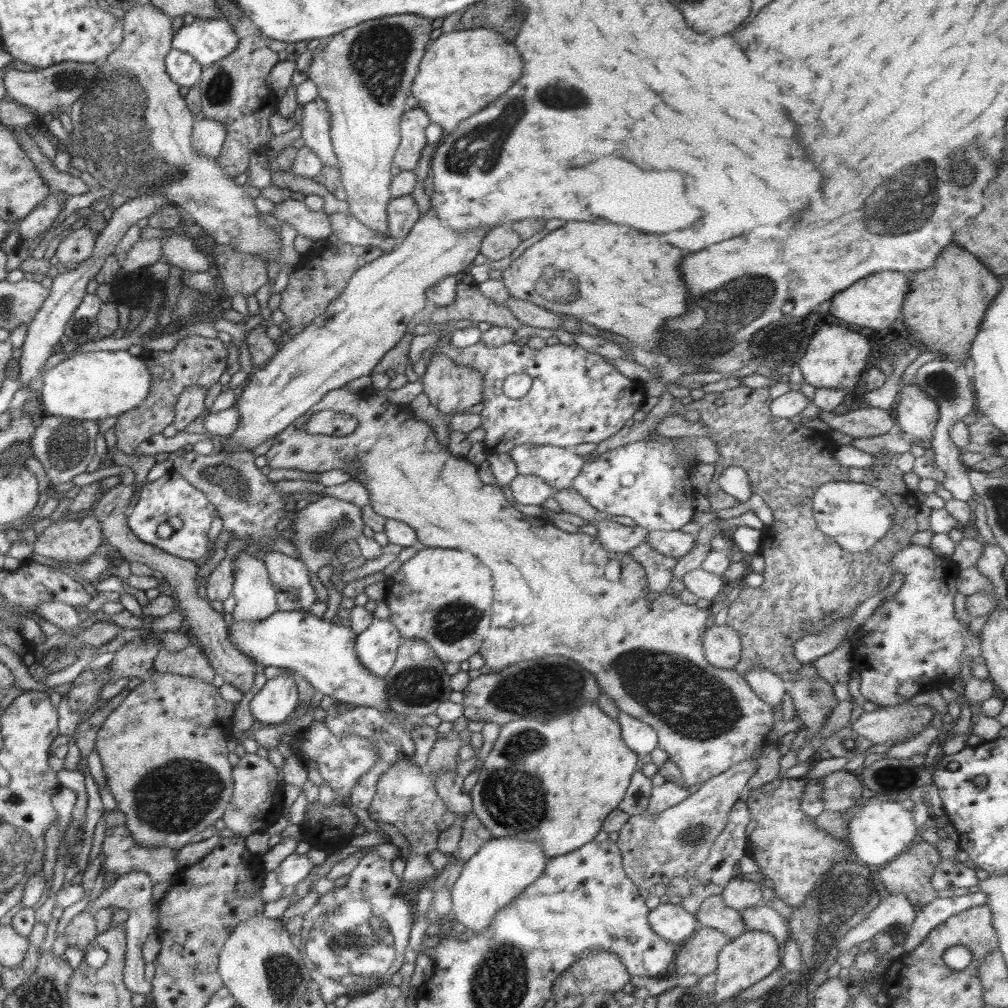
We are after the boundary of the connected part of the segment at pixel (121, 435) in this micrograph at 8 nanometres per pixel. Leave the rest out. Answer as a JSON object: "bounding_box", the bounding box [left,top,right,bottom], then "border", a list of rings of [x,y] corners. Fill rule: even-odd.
{"bounding_box":[116,335,227,455],"border":[[[192,335],[179,340],[170,351],[138,352],[145,360],[150,372],[150,391],[146,400],[136,407],[117,417],[116,447],[124,455],[134,455],[134,450],[150,436],[161,434],[164,429],[173,424],[178,398],[188,386],[198,386],[209,390],[220,381],[221,375],[227,369],[227,347],[218,337]]]}

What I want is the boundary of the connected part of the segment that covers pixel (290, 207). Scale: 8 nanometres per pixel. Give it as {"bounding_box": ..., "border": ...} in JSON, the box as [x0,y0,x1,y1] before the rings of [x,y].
{"bounding_box":[271,197,333,241],"border":[[[288,197],[278,203],[271,212],[280,222],[293,224],[294,228],[311,241],[326,241],[333,233],[329,214],[314,212],[303,201]]]}

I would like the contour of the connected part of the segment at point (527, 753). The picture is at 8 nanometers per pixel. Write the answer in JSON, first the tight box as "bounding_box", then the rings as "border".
{"bounding_box":[471,704,640,858],"border":[[[582,704],[576,712],[556,720],[511,720],[501,725],[497,740],[471,789],[472,813],[494,837],[531,840],[542,844],[546,858],[563,856],[594,841],[606,815],[622,802],[640,757],[626,746],[617,720],[596,704]]]}

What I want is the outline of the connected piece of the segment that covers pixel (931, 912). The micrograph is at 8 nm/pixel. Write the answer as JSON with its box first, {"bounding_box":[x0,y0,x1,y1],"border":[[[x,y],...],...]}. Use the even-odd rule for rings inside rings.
{"bounding_box":[903,894,988,953],"border":[[[971,894],[954,896],[953,898],[936,898],[932,903],[926,904],[920,912],[916,913],[912,928],[907,931],[907,939],[903,942],[904,953],[914,950],[928,937],[928,934],[943,924],[948,918],[976,906],[986,905],[988,896],[985,894]]]}

